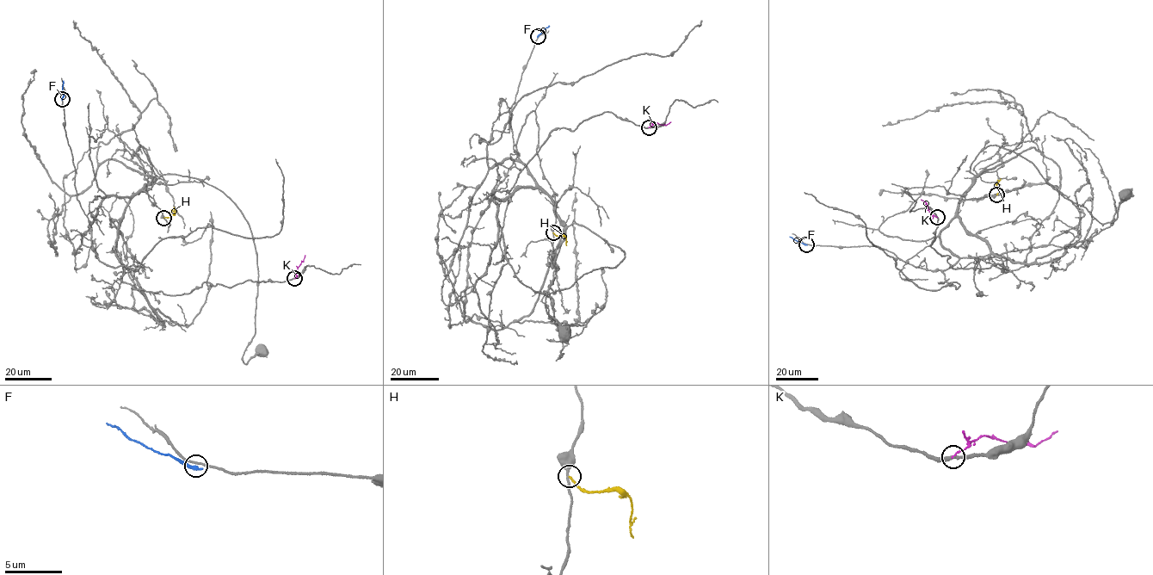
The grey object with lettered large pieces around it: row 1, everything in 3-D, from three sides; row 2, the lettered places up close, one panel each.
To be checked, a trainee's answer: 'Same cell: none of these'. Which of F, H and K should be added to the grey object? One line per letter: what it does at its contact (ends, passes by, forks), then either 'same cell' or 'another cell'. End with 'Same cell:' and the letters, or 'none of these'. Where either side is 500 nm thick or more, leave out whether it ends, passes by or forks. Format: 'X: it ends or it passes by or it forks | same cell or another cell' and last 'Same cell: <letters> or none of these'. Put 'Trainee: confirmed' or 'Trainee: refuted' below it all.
F: it ends | another cell
H: it ends | another cell
K: it ends | another cell
Same cell: none of these
Trainee: confirmed

